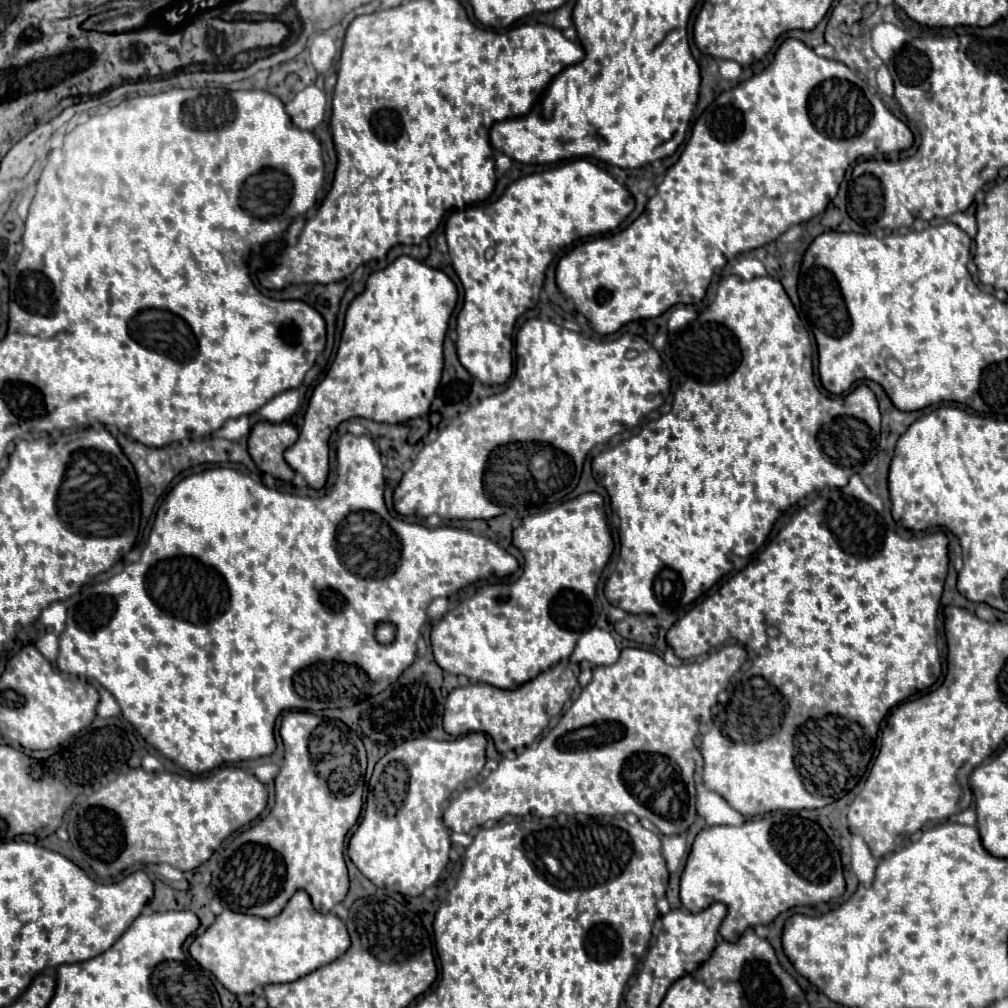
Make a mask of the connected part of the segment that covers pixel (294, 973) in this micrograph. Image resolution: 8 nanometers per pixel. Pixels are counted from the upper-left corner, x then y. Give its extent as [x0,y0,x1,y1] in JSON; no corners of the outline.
[188,891,350,995]

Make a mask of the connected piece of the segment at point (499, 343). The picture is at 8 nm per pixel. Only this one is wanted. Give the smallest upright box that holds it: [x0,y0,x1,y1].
[444,159,634,385]

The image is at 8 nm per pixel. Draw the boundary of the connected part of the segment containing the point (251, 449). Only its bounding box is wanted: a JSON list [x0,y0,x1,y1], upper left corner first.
[248,421,298,481]

